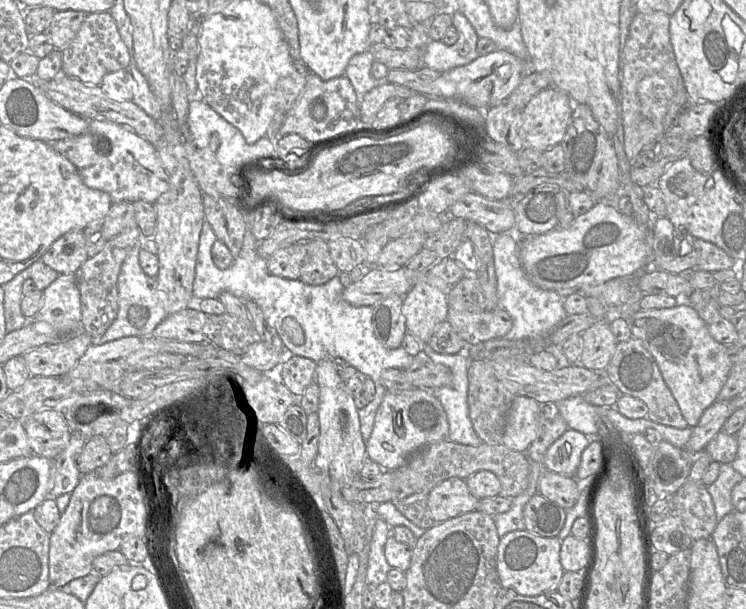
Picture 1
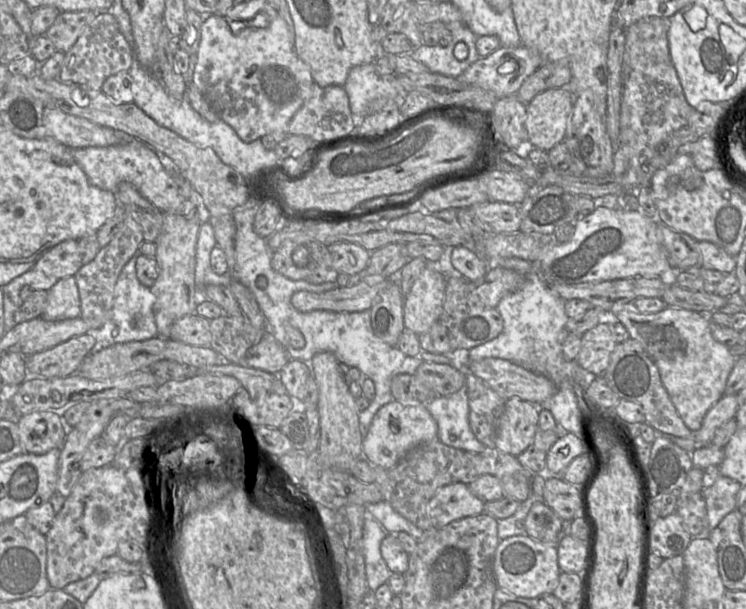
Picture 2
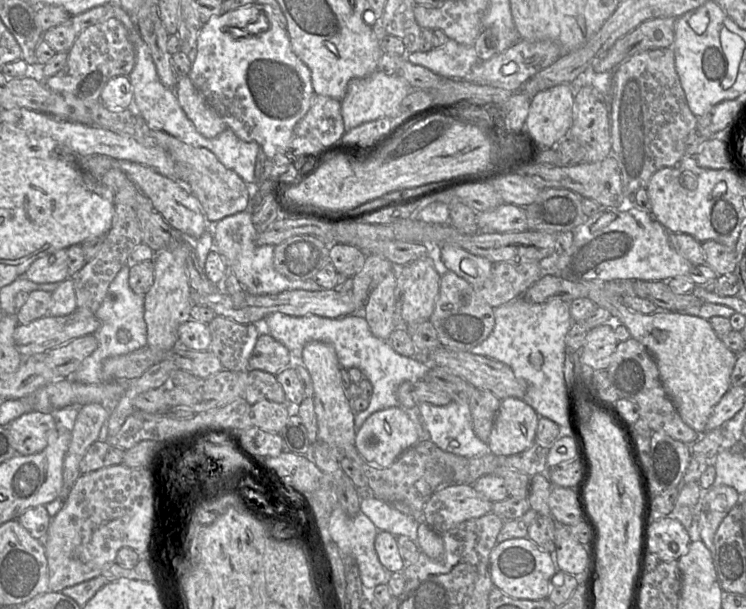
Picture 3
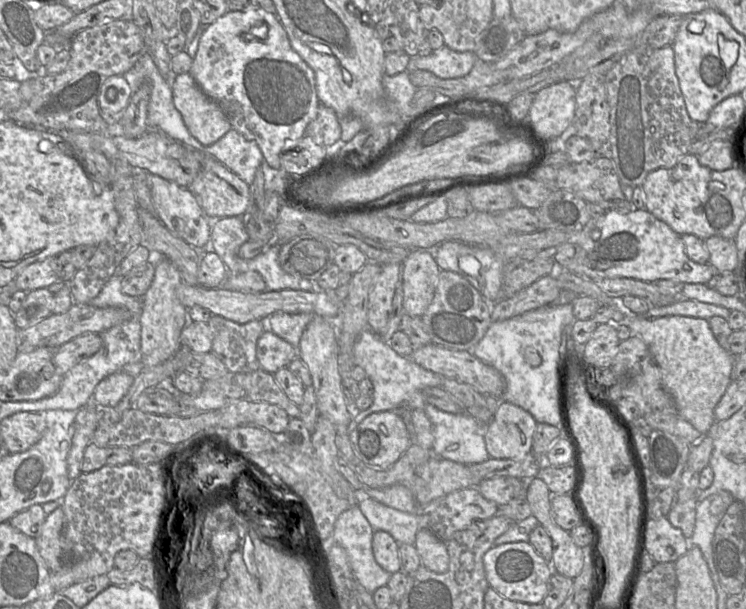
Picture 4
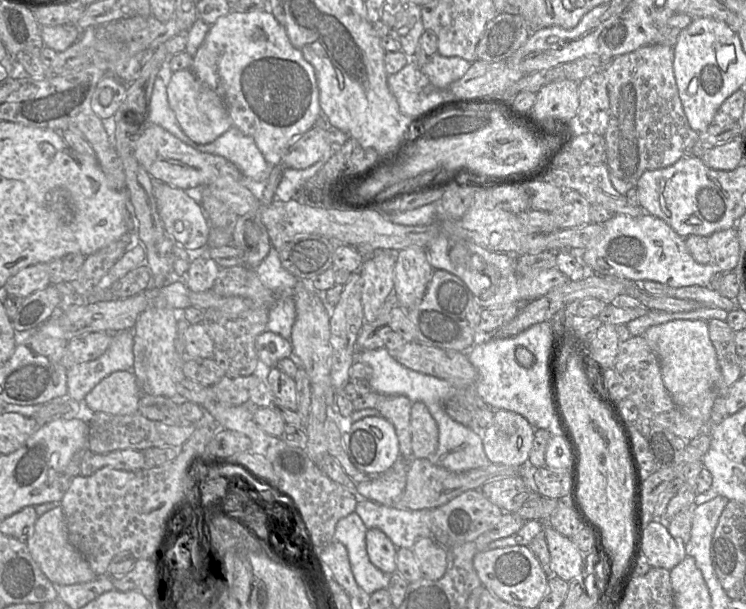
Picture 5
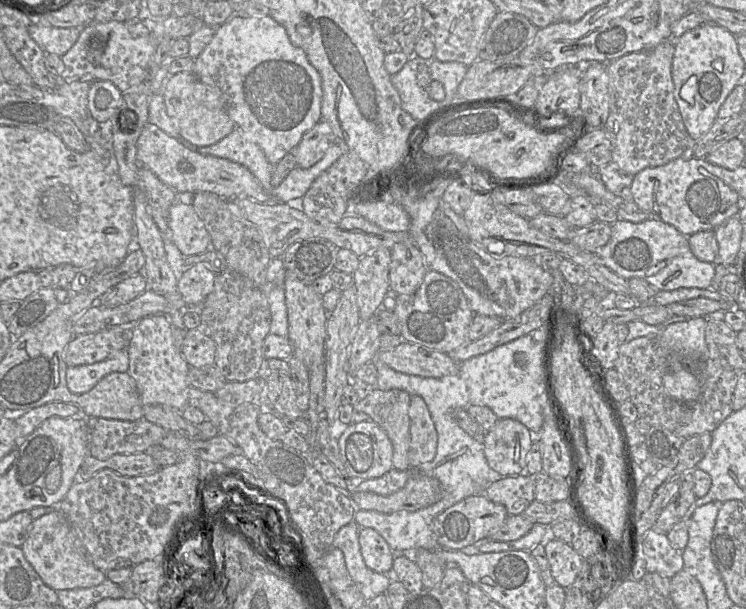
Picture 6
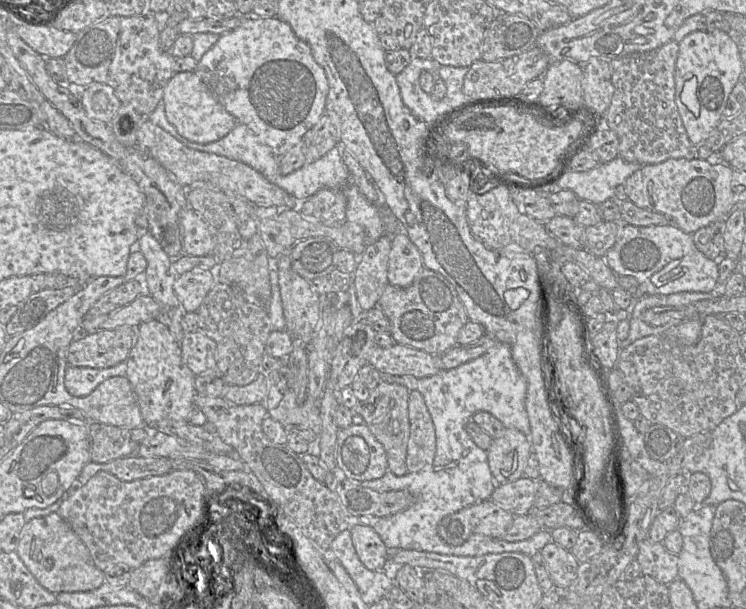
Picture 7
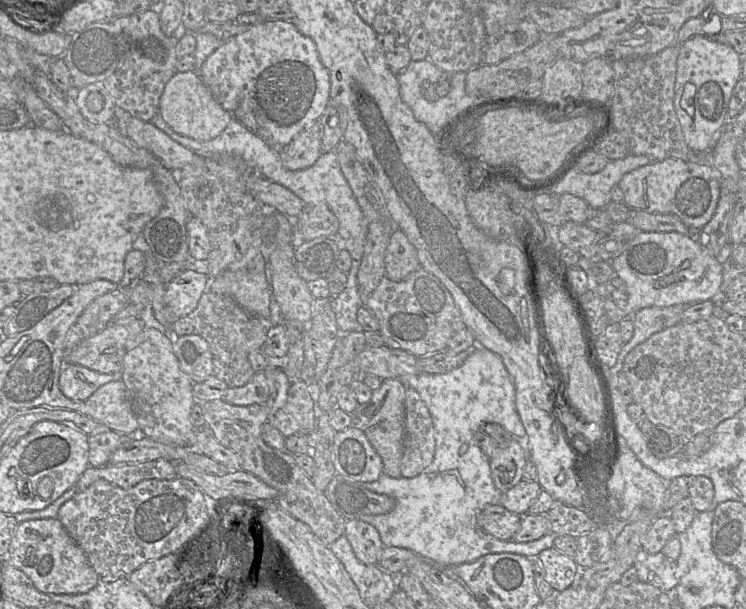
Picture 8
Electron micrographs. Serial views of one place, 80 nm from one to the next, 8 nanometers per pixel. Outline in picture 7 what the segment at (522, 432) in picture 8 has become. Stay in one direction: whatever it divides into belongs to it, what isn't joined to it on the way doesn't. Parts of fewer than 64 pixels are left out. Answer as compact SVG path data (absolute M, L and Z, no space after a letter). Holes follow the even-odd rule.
M498 344L476 359L432 376L383 375L383 381L401 384L409 391L421 393L434 424L436 453L433 463L416 473L396 476L388 470L379 479L360 481L363 487L378 492L408 491L413 503L391 516L360 516L359 524L372 527L389 551L417 550L461 557L516 552L531 556L552 541L551 531L544 528L524 541L507 542L500 538L474 535L459 546L446 543L438 534L438 524L445 516L490 500L497 486L486 451L479 448L466 432L468 420L473 420L476 412L489 412L505 428L515 428L530 438L531 429L525 407L527 384L513 361L508 344Z

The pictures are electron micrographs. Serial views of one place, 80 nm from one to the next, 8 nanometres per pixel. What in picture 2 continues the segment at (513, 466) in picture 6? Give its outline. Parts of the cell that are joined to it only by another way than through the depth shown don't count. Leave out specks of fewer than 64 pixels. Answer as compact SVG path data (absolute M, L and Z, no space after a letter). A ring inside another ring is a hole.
M513 396L505 401L498 420L494 447L517 457L534 441L538 430L539 406Z

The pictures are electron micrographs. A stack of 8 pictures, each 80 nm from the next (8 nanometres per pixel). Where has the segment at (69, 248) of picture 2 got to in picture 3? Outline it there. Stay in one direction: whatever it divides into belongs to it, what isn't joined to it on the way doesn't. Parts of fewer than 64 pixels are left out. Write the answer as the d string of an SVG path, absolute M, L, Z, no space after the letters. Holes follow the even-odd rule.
M59 249L34 261L24 277L34 283L61 283L68 278L67 249Z

